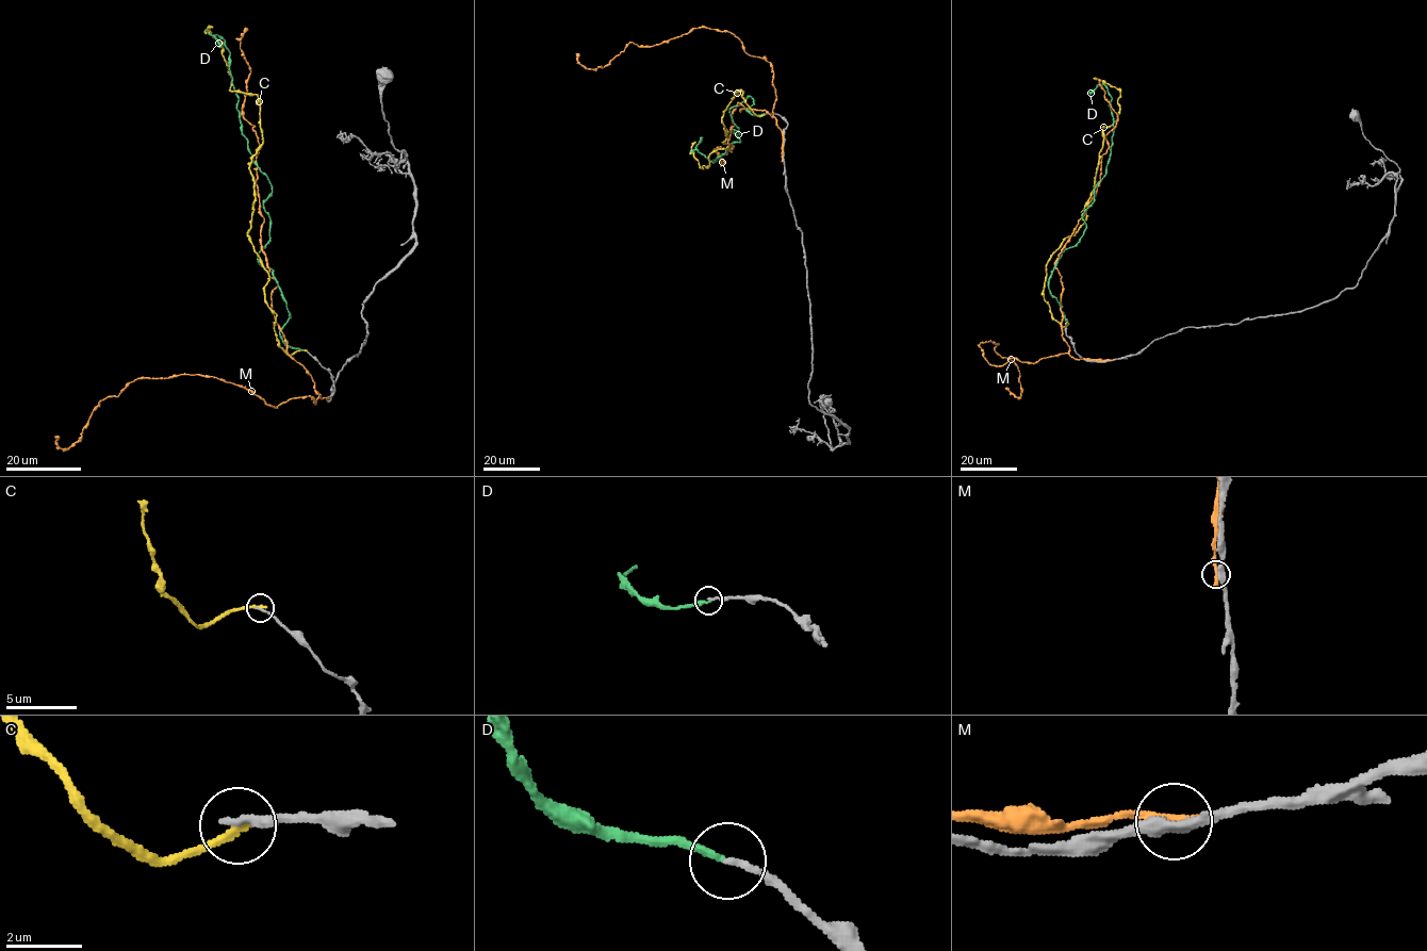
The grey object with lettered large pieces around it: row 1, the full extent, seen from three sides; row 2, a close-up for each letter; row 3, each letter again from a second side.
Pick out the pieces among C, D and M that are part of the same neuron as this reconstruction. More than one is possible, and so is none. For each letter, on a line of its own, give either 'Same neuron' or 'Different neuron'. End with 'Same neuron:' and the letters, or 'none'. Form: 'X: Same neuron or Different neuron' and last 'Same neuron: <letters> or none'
C: Different neuron
D: Same neuron
M: Different neuron
Same neuron: D

